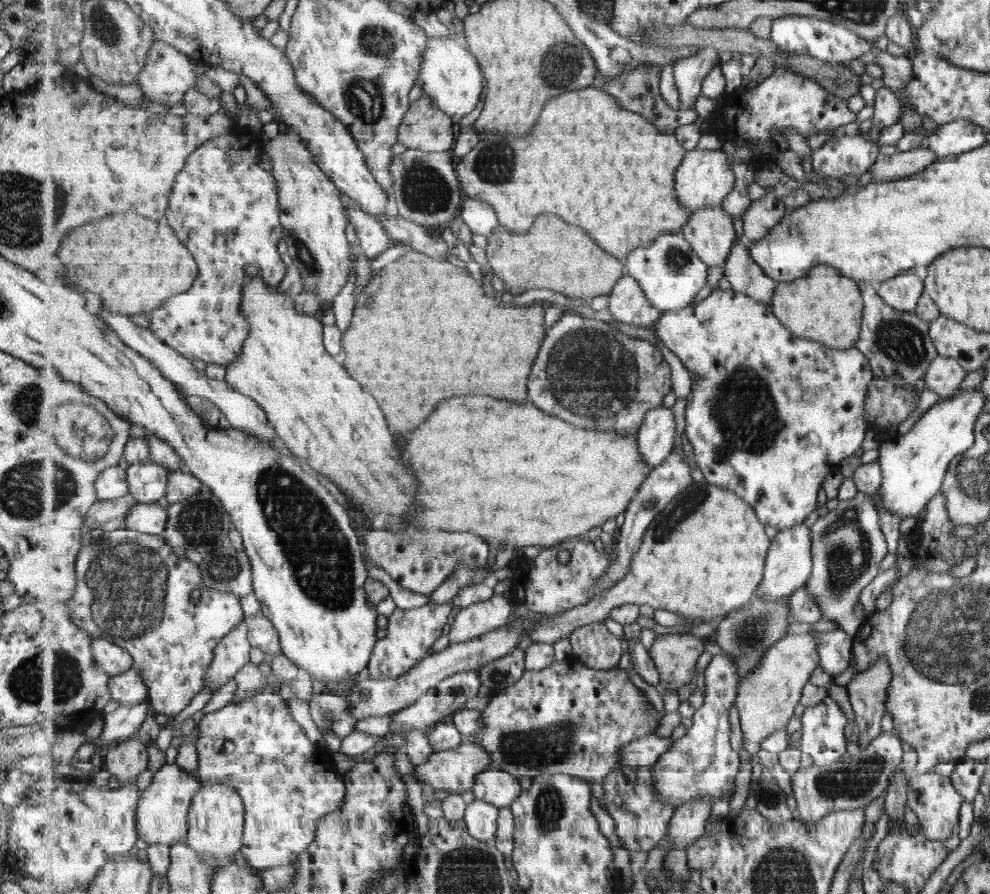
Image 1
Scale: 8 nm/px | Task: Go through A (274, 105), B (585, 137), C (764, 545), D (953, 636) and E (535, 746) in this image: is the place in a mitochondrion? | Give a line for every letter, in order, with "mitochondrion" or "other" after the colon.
A: other
B: other
C: other
D: mitochondrion
E: mitochondrion

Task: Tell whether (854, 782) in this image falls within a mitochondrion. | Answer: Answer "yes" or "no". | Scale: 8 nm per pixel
yes

